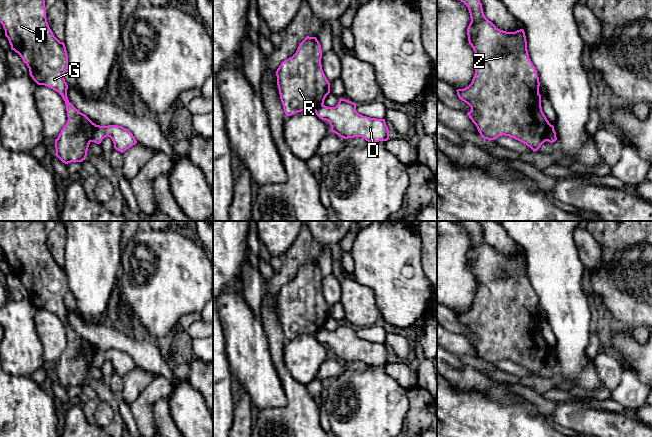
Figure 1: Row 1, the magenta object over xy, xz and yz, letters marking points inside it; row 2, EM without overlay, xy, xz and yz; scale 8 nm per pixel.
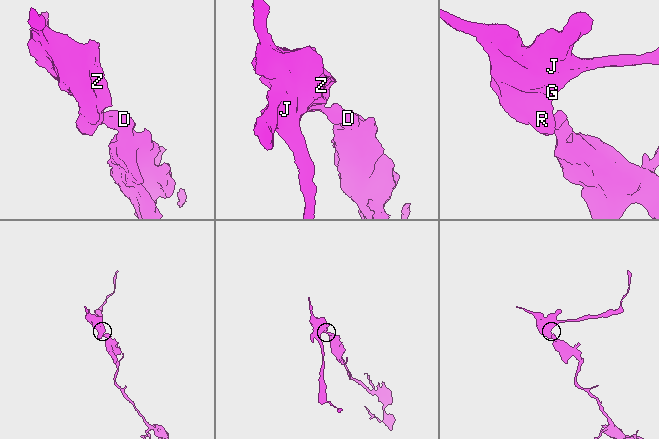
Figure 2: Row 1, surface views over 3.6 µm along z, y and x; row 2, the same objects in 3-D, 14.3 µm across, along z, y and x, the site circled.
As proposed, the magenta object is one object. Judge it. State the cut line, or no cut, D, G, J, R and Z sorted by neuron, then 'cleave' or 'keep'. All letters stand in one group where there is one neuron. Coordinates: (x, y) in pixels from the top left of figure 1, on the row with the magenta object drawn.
cut in xy along (96, 125), (90, 141); D / G J R Z; cleave

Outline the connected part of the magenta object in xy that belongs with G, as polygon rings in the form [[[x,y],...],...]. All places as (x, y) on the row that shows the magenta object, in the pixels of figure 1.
[[[0,0],[0,23],[5,30],[11,49],[20,55],[23,62],[29,68],[29,74],[38,85],[45,85],[58,92],[66,104],[67,123],[55,139],[56,156],[65,164],[71,162],[82,162],[86,159],[92,133],[96,124],[93,123],[85,114],[79,112],[68,100],[68,85],[64,79],[65,71],[70,67],[68,55],[64,42],[60,42],[50,29],[46,18],[45,0]]]

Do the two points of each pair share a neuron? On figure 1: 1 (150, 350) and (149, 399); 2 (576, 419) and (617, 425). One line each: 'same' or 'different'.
1: different
2: same

